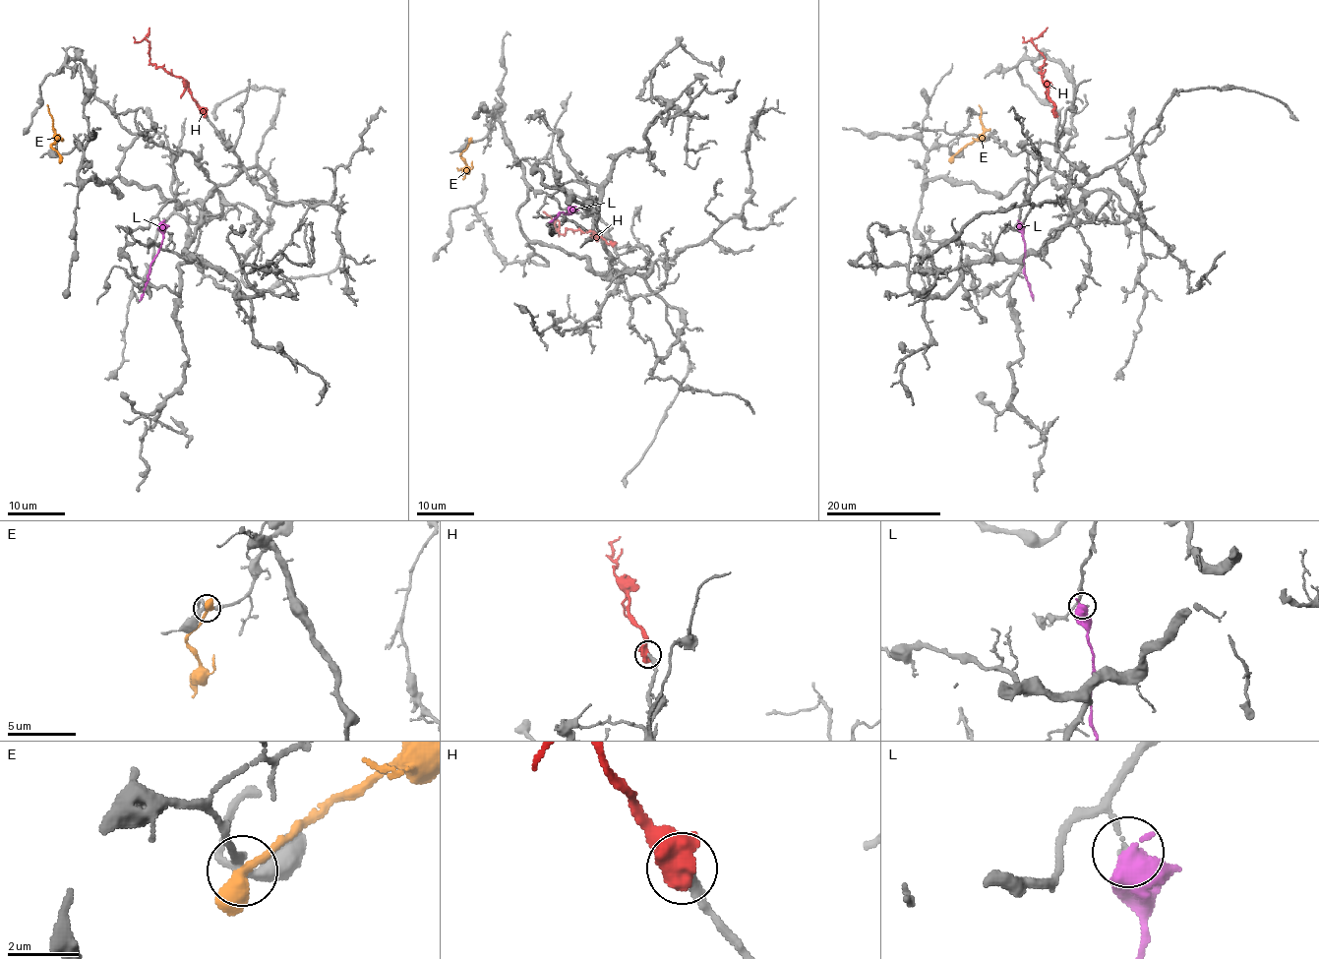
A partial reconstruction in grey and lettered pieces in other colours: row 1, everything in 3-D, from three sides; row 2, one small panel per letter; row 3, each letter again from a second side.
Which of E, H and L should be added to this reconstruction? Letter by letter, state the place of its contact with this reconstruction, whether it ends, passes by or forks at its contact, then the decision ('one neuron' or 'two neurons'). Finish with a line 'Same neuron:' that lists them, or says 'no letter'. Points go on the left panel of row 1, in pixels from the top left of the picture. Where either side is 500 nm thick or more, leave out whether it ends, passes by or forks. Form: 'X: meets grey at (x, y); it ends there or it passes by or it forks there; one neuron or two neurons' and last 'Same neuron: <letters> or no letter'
E: meets grey at (59, 155); it passes by; two neurons
H: meets grey at (205, 113); one neuron
L: meets grey at (160, 223); two neurons
Same neuron: H

